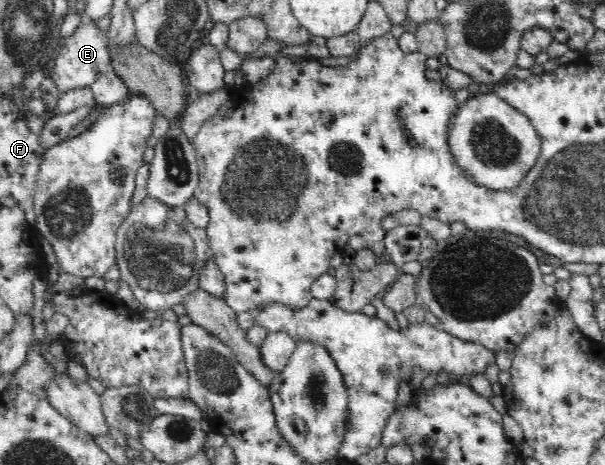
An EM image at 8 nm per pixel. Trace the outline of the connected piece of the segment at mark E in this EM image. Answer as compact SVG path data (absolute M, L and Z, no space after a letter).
M89 18L88 22L81 22L74 33L65 40L57 54L51 78L60 94L76 88L92 88L100 76L113 71L111 64L108 30L101 30L98 28L98 20Z

